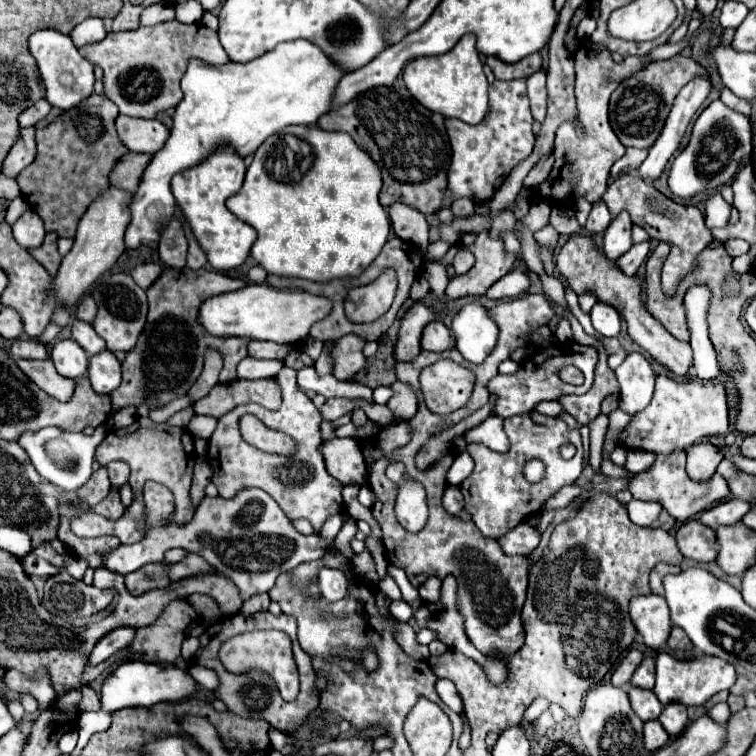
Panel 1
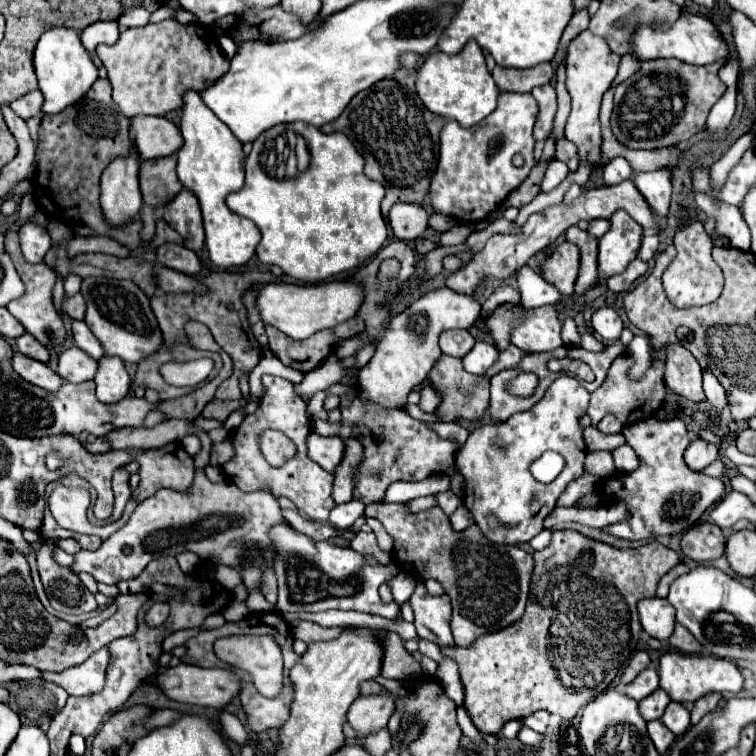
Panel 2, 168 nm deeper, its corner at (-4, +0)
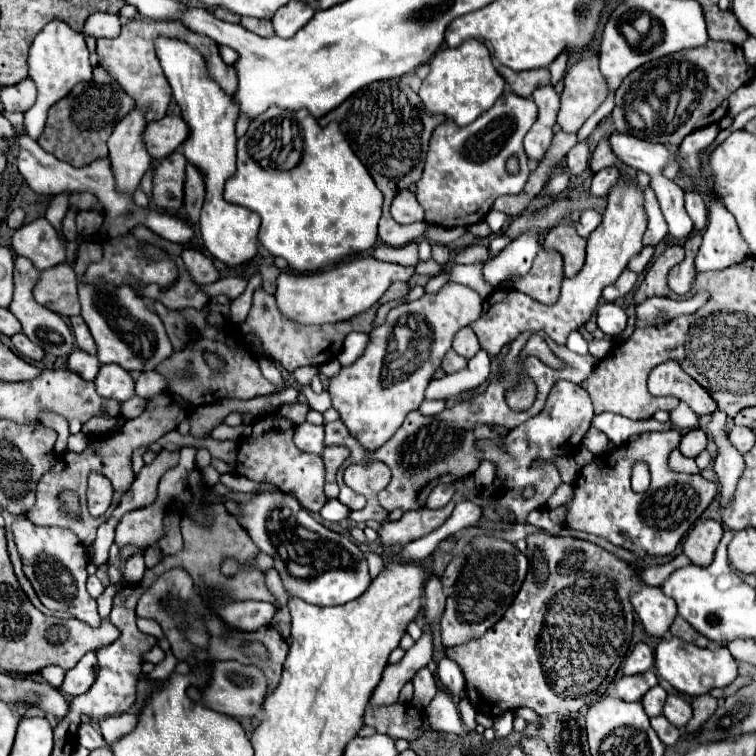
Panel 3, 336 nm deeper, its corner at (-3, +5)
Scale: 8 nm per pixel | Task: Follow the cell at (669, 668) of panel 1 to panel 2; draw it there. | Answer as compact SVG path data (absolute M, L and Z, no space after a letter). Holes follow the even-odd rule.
M665 653L659 659L659 679L661 679L661 687L669 693L669 697L679 703L693 703L711 691L739 693L743 689L743 675L737 669L737 665L727 659L713 657L713 655Z

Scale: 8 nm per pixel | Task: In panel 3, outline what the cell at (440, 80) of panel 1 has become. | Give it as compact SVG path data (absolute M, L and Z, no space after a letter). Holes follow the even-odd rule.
M466 40L458 48L442 48L430 60L430 74L420 86L420 98L428 112L444 114L458 126L472 124L482 112L494 106L504 92L504 78L496 72L488 48L478 40Z

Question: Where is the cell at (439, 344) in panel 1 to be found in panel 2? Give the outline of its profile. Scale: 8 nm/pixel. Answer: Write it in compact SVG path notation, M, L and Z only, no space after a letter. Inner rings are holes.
M451 329L451 331L441 333L439 345L441 345L441 351L445 355L465 357L473 349L475 337L467 329Z

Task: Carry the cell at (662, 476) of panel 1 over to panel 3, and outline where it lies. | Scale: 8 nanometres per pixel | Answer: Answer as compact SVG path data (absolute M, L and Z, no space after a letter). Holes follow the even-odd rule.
M678 430L642 432L636 440L596 456L580 470L576 494L566 504L566 526L604 536L612 544L632 550L638 558L642 558L642 554L662 556L674 552L680 538L694 526L718 494L716 482L708 482L700 474L682 474L670 468L668 458L680 444L680 438L682 434ZM636 462L644 462L652 474L650 488L642 494L636 494L630 488L632 466Z

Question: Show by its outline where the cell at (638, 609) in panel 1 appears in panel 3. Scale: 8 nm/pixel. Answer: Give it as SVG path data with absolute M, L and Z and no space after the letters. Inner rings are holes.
M640 586L638 592L632 594L632 606L638 614L638 618L644 624L644 630L650 636L664 636L670 628L670 624L676 618L676 606L674 600L662 594L660 588L654 586Z

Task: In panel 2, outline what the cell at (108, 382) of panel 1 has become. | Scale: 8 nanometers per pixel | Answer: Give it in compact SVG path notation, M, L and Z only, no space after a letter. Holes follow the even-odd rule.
M119 357L99 359L99 371L95 375L97 399L101 403L117 403L131 389L131 377Z

